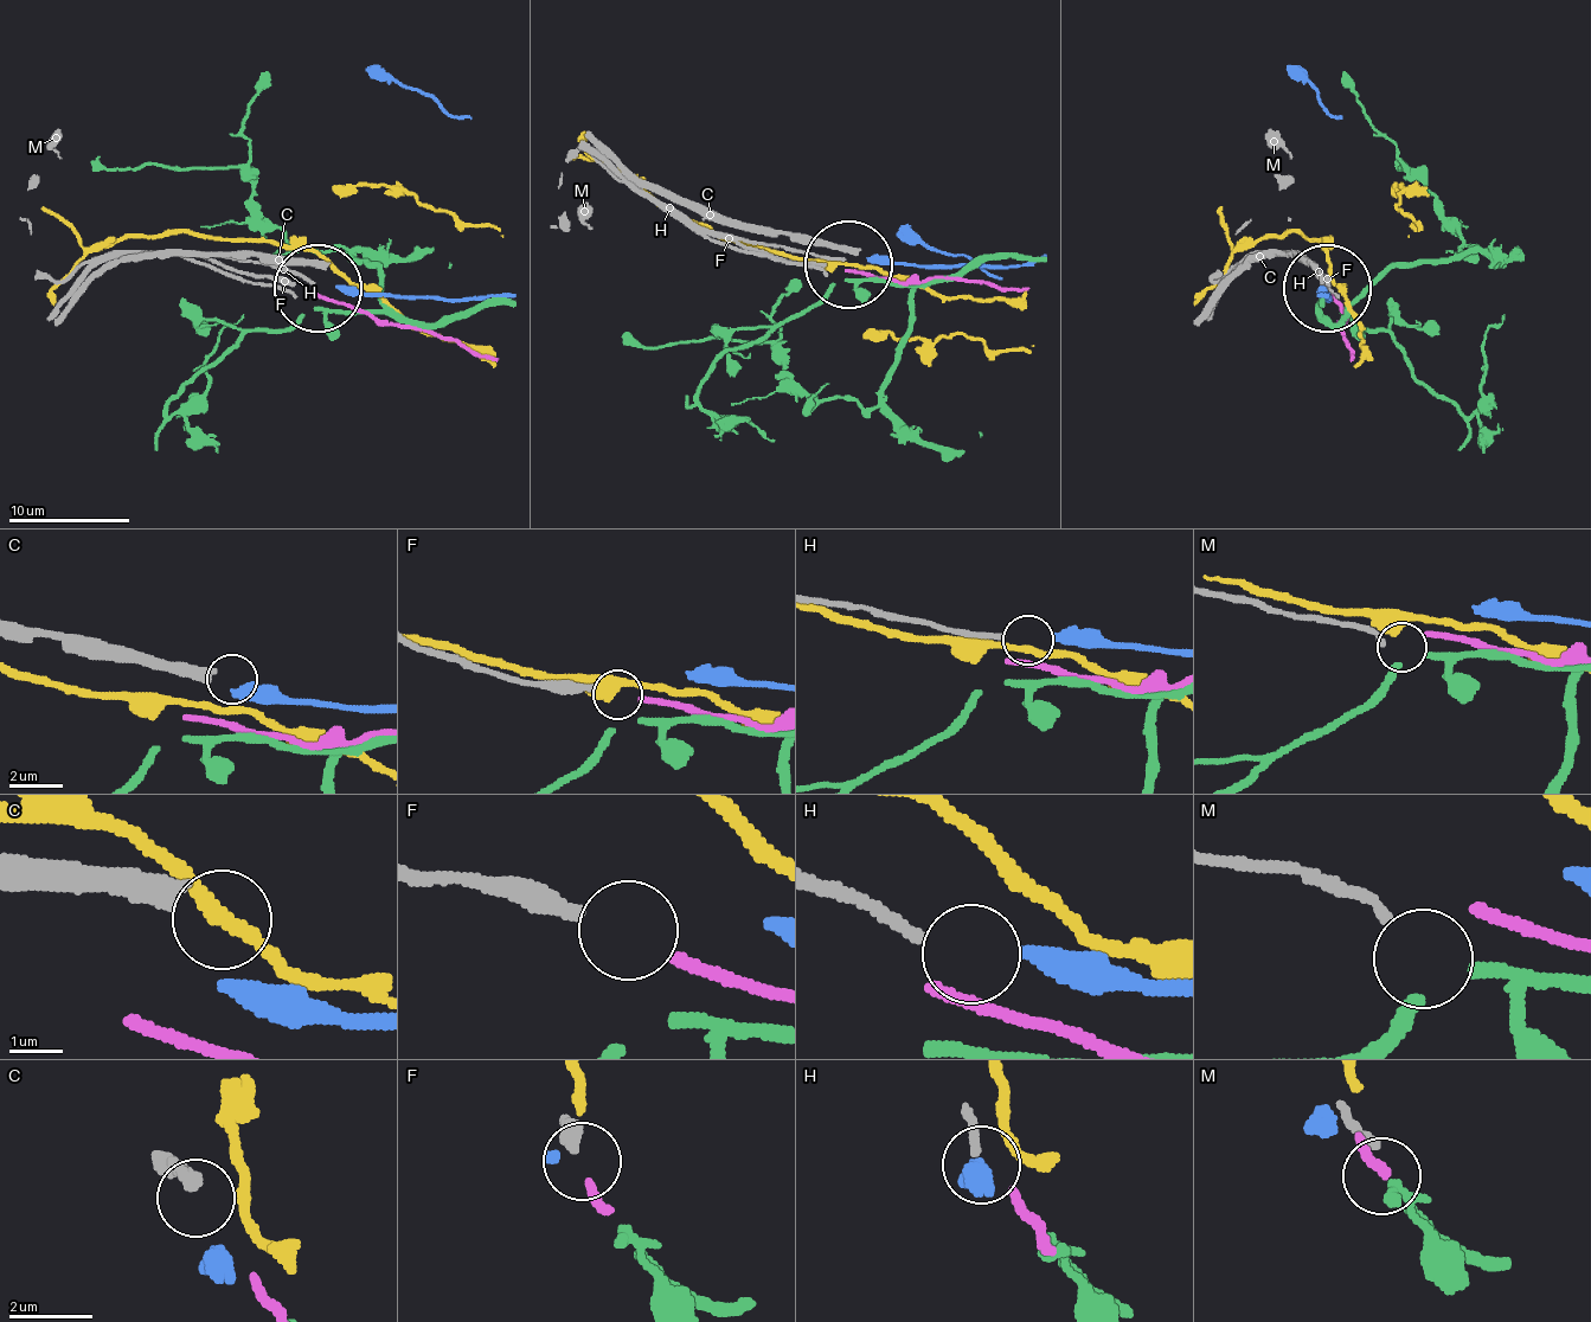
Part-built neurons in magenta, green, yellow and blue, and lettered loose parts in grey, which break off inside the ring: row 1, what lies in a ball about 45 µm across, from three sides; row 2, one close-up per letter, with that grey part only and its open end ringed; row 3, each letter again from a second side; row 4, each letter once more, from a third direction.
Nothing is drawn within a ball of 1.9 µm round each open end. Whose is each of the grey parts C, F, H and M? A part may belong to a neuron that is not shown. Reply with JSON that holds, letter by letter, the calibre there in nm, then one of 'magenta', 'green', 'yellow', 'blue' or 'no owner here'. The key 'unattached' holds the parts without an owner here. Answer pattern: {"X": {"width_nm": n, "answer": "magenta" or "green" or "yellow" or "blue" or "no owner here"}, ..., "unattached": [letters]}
{"C": {"width_nm": 420, "answer": "no owner here"}, "F": {"width_nm": 320, "answer": "magenta"}, "H": {"width_nm": 200, "answer": "blue"}, "M": {"width_nm": 190, "answer": "green"}, "unattached": ["C"]}

